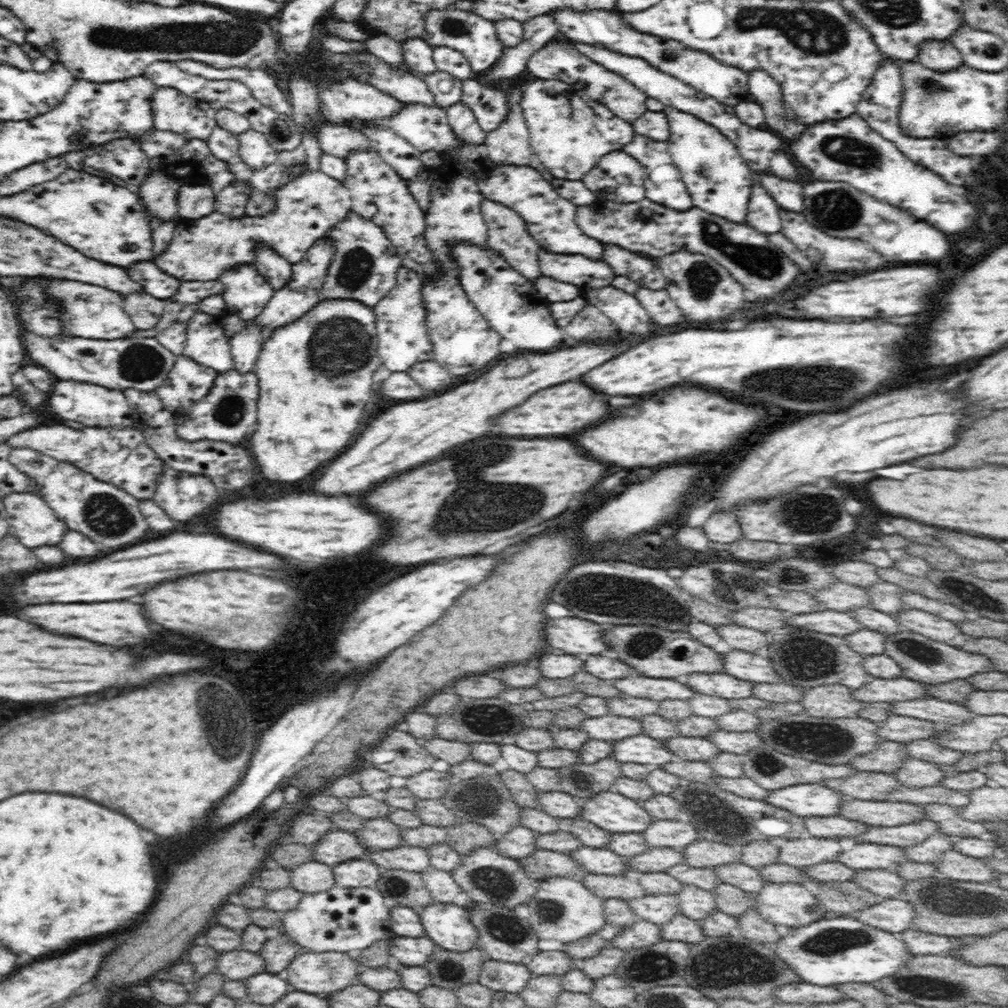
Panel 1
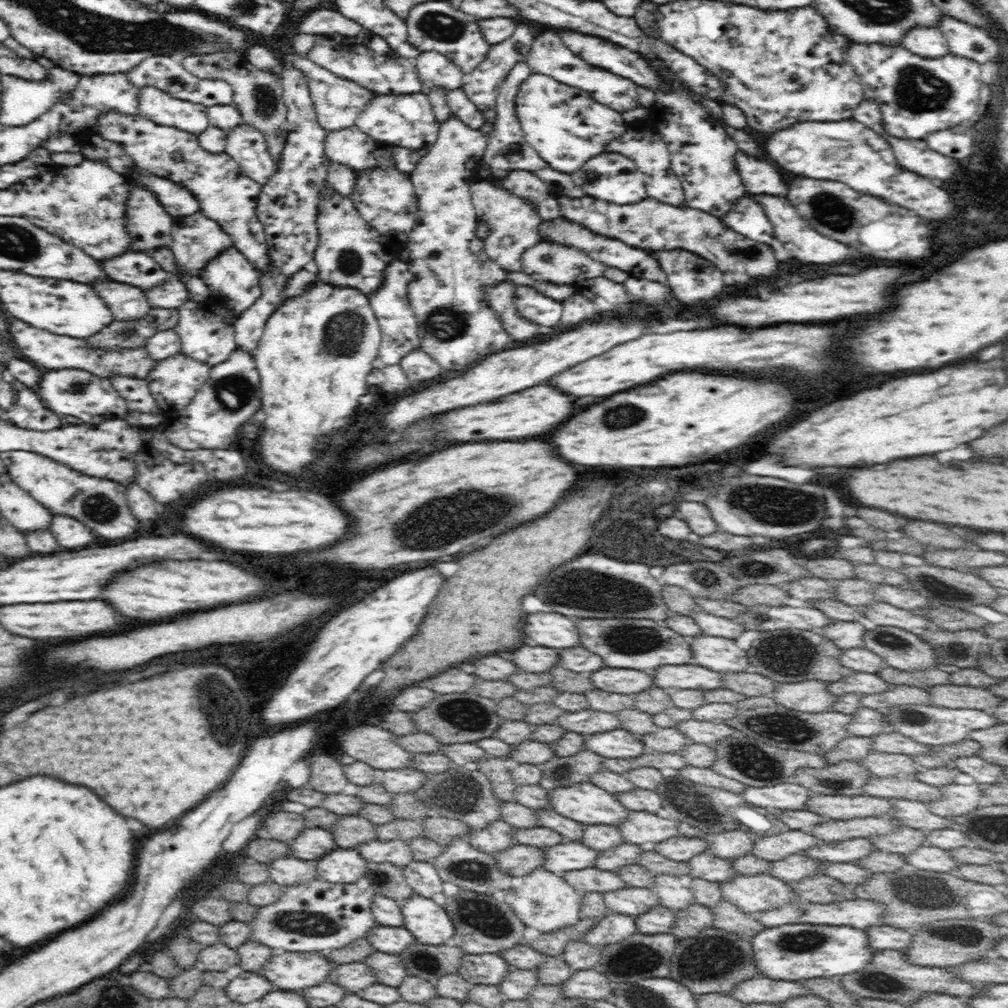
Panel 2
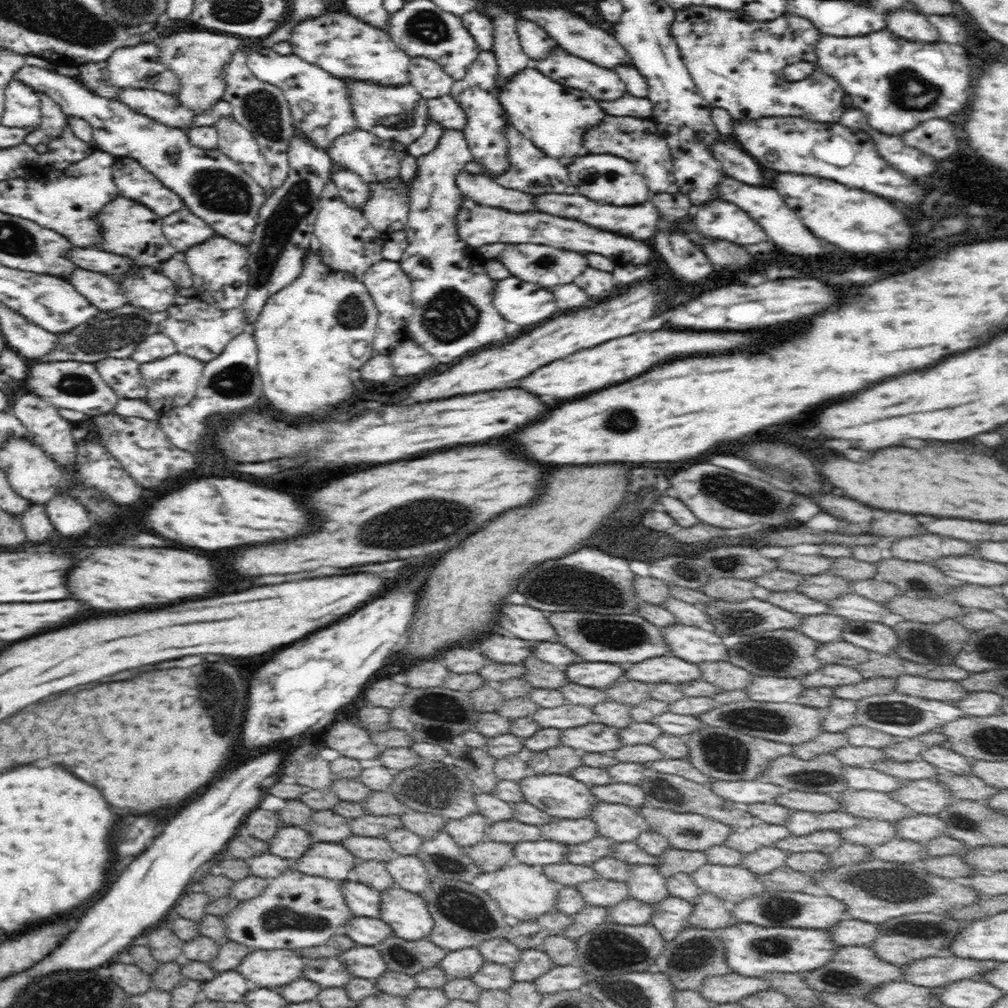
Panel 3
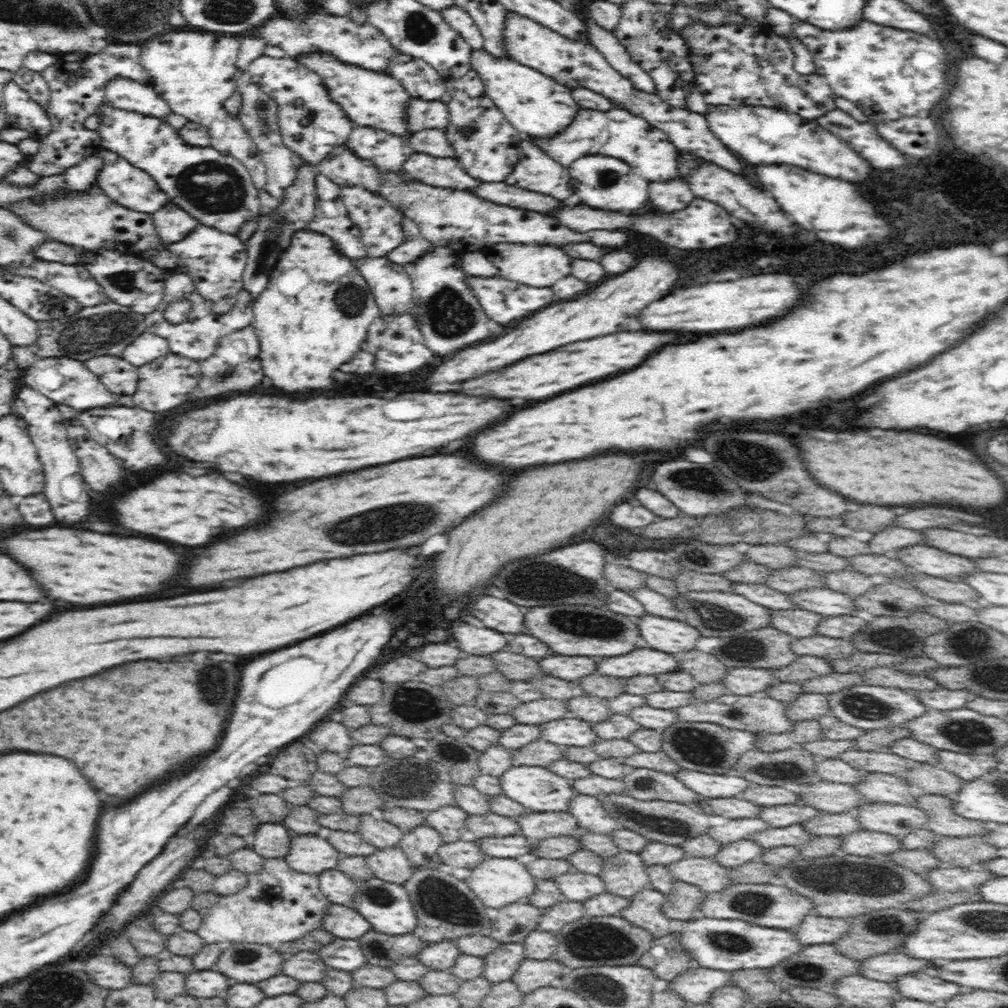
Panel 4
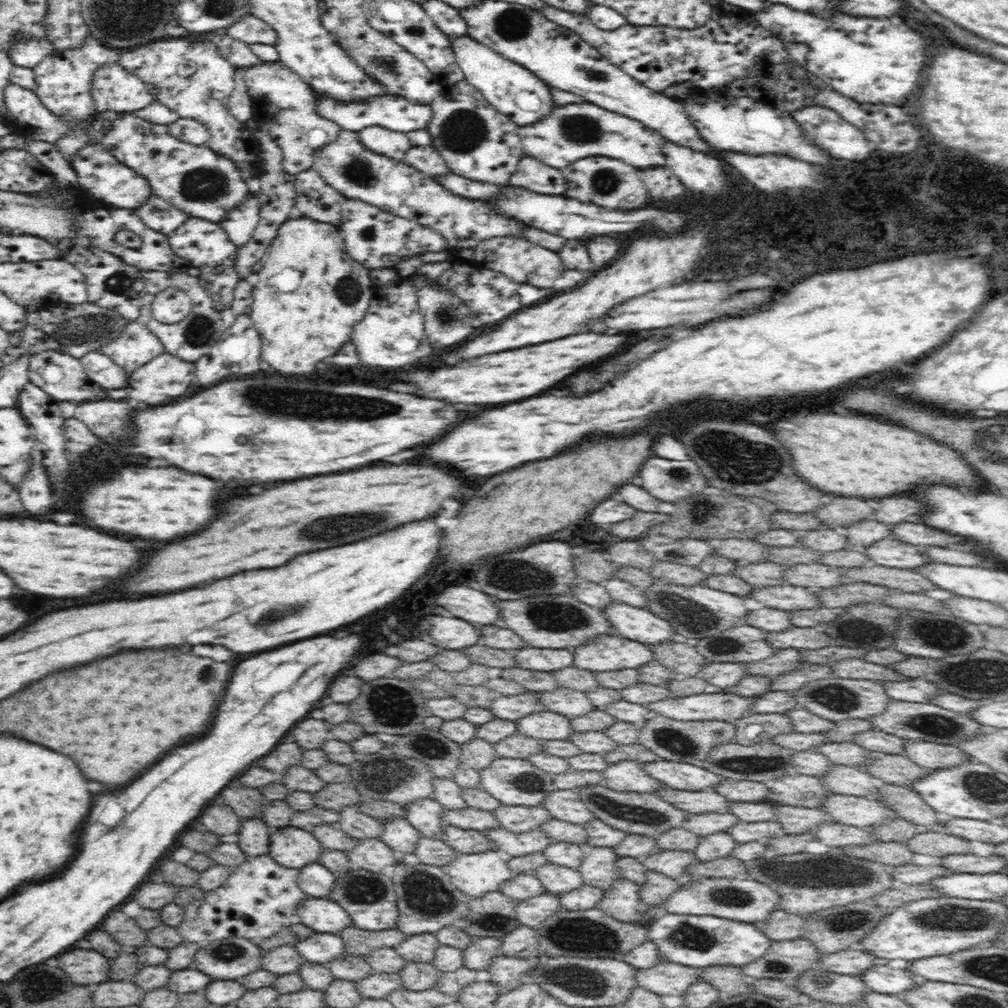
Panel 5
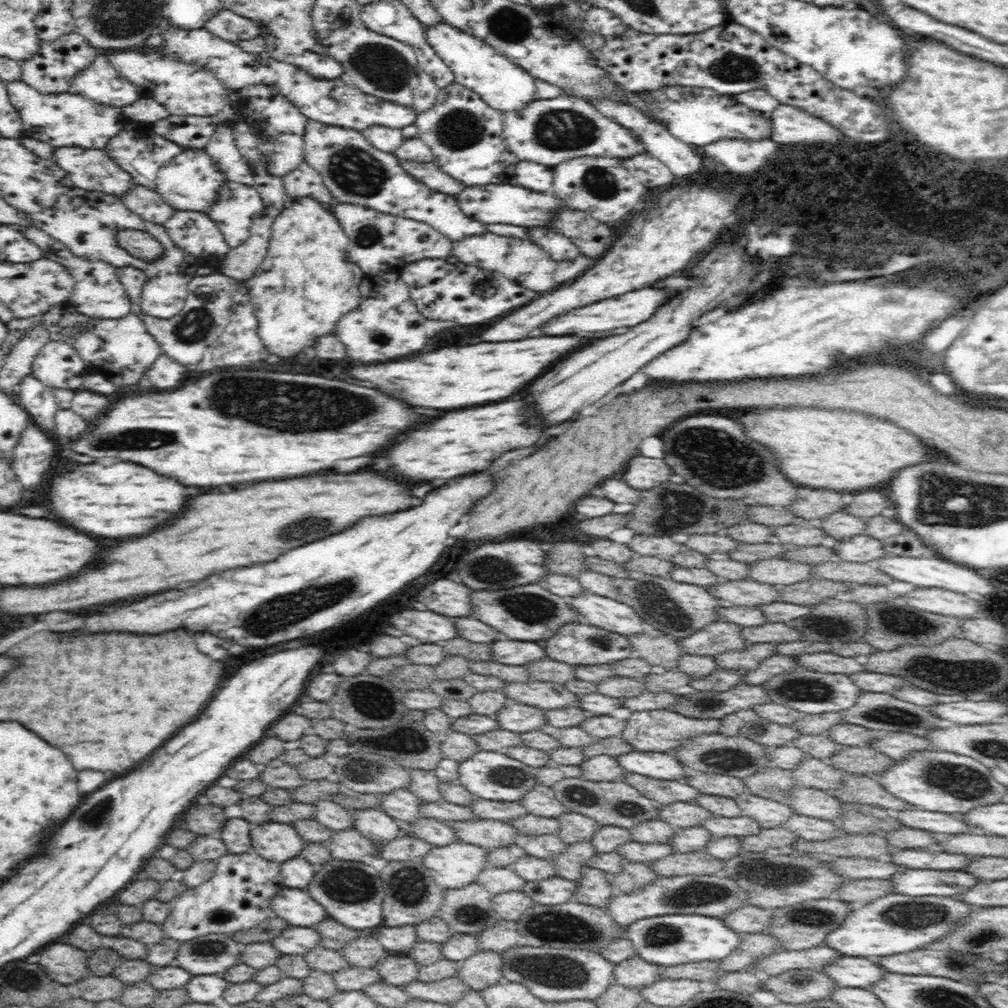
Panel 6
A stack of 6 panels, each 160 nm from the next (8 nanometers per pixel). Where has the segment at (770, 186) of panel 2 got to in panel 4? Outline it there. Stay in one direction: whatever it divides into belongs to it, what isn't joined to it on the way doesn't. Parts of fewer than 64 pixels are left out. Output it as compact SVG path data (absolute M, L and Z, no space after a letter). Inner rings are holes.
M508 11L505 16L503 40L505 40L503 44L505 44L507 56L513 61L534 68L544 76L548 76L568 88L587 88L592 92L597 92L611 100L618 108L634 112L636 116L642 116L654 128L664 130L678 151L685 150L696 154L696 157L710 160L726 170L734 170L734 174L738 174L742 170L744 164L708 130L709 126L705 115L692 112L691 109L684 107L670 107L670 105L662 103L662 99L655 92L647 93L634 88L634 83L615 71L606 57L595 46L592 46L592 43L588 43L584 39L564 37L564 35L512 11Z

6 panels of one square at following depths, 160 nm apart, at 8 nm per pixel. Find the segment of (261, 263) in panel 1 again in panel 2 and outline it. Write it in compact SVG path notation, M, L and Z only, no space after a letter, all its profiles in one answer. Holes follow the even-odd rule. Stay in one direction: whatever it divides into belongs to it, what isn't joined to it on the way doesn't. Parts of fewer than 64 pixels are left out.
M108 111L108 118L98 118L98 134L110 142L121 144L138 169L188 189L197 198L200 212L230 234L233 246L254 268L262 272L271 267L273 262L268 256L264 228L255 213L261 186L243 174L240 166L228 154L204 150L196 134L156 124L140 115L122 116L118 112Z

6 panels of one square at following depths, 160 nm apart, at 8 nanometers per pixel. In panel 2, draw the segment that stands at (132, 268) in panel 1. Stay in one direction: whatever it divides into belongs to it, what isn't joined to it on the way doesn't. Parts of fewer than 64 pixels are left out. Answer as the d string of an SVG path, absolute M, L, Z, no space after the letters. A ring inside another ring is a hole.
M142 251L125 252L112 260L106 259L98 262L102 264L102 270L112 280L136 286L144 292L170 278L153 258Z

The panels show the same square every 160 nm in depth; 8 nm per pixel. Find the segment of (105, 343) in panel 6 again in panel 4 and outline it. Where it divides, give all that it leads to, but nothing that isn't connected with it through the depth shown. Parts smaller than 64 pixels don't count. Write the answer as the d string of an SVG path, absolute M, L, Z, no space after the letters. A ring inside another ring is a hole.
M143 332L132 344L126 346L120 358L128 360L134 366L142 366L168 352L170 352L169 344L165 338L154 333Z

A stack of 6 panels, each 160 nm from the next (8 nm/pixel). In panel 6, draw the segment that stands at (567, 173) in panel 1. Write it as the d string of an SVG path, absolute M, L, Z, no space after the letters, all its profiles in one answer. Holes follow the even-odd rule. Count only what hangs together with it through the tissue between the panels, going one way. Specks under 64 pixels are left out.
M446 22L428 25L425 29L428 44L454 72L454 82L472 92L477 92L490 108L502 112L517 111L527 107L530 101L538 99L534 84L536 78L496 52L482 39L450 26Z

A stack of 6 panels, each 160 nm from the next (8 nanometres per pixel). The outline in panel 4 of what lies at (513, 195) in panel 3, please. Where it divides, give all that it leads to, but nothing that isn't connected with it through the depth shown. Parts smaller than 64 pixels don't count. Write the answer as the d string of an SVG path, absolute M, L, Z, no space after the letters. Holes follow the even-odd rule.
M412 153L402 166L407 182L419 180L436 188L452 188L472 192L482 182L468 175L453 158L436 158L424 153ZM399 208L396 209L398 209L398 213L403 216L402 231L404 231L404 242L398 245L398 248L390 250L390 252L386 254L386 257L390 258L392 262L404 266L404 264L410 264L410 262L418 260L418 258L424 256L426 252L430 252L433 244L424 238L424 235L414 221L408 219Z

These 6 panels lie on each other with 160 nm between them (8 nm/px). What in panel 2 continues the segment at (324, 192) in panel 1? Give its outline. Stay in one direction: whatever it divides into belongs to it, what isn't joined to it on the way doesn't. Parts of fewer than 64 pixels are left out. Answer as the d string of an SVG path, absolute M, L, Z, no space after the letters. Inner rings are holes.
M201 212L177 217L172 226L171 235L174 242L171 242L170 249L174 253L174 258L176 258L175 262L178 265L178 270L180 270L178 272L180 275L199 277L209 260L216 258L221 252L233 246L231 236L222 232L216 221L211 220Z

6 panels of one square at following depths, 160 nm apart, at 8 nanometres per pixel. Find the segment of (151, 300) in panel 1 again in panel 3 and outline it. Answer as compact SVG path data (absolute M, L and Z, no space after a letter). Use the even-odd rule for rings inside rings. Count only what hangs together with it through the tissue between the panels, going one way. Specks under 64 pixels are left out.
M76 268L68 276L68 282L100 311L115 311L117 308L129 304L128 299L124 296L124 288L120 288L117 282L112 282L104 274Z

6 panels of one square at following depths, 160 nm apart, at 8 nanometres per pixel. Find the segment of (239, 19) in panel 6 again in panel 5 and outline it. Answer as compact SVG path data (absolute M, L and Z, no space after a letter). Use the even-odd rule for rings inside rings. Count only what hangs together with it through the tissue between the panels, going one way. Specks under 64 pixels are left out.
M244 15L238 22L222 30L234 40L250 44L271 44L277 40L276 31L263 20L252 15Z

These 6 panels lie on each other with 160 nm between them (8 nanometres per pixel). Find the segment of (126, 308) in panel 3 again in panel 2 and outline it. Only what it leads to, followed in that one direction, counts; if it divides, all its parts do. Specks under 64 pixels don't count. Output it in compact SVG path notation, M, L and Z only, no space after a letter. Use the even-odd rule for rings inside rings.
M153 308L152 314L138 320L114 319L94 333L94 336L85 338L94 348L101 348L106 352L118 352L122 348L138 348L146 344L146 341L162 330L170 330L178 322L176 309Z

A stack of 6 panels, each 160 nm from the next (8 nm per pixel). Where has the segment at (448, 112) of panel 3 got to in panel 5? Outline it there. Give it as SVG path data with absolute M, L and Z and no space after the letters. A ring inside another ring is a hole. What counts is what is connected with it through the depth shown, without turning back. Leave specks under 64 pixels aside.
M317 95L318 116L334 121L344 130L358 132L368 126L382 126L396 132L407 133L413 130L425 129L433 117L432 107L425 104L414 104L402 96L380 95L366 99L365 101L354 101L349 103L338 102L326 95Z

